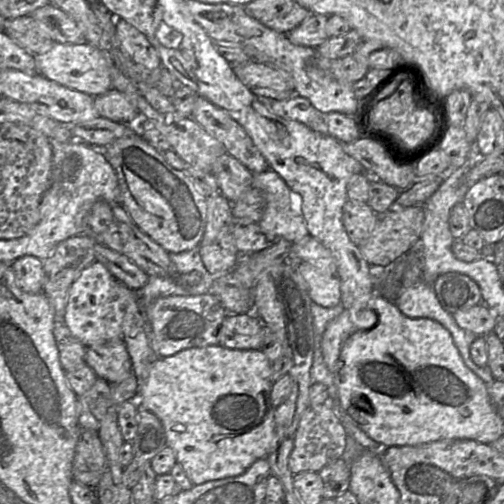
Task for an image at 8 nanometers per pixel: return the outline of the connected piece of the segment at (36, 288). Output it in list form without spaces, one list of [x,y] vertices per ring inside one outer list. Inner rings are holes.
[[[31,255],[19,257],[10,263],[15,274],[16,284],[22,291],[30,294],[42,291],[43,264],[43,260]]]

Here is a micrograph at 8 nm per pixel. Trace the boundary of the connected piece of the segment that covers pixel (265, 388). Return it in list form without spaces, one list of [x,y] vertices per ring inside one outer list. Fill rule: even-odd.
[[[218,343],[157,357],[150,367],[137,402],[160,419],[166,445],[174,450],[177,462],[194,485],[238,476],[256,460],[268,456],[276,411],[270,397],[271,363],[260,349],[230,349]]]

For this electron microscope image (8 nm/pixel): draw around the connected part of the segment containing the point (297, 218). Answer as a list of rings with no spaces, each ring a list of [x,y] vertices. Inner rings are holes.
[[[274,170],[255,174],[252,187],[260,190],[266,200],[264,215],[259,222],[265,233],[291,243],[309,235],[301,213],[301,197],[292,192]]]

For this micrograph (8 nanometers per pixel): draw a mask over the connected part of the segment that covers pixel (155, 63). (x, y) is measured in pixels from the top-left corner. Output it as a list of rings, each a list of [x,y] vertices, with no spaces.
[[[115,19],[115,23],[120,47],[134,62],[148,69],[162,66],[156,48],[141,31],[123,19]]]

